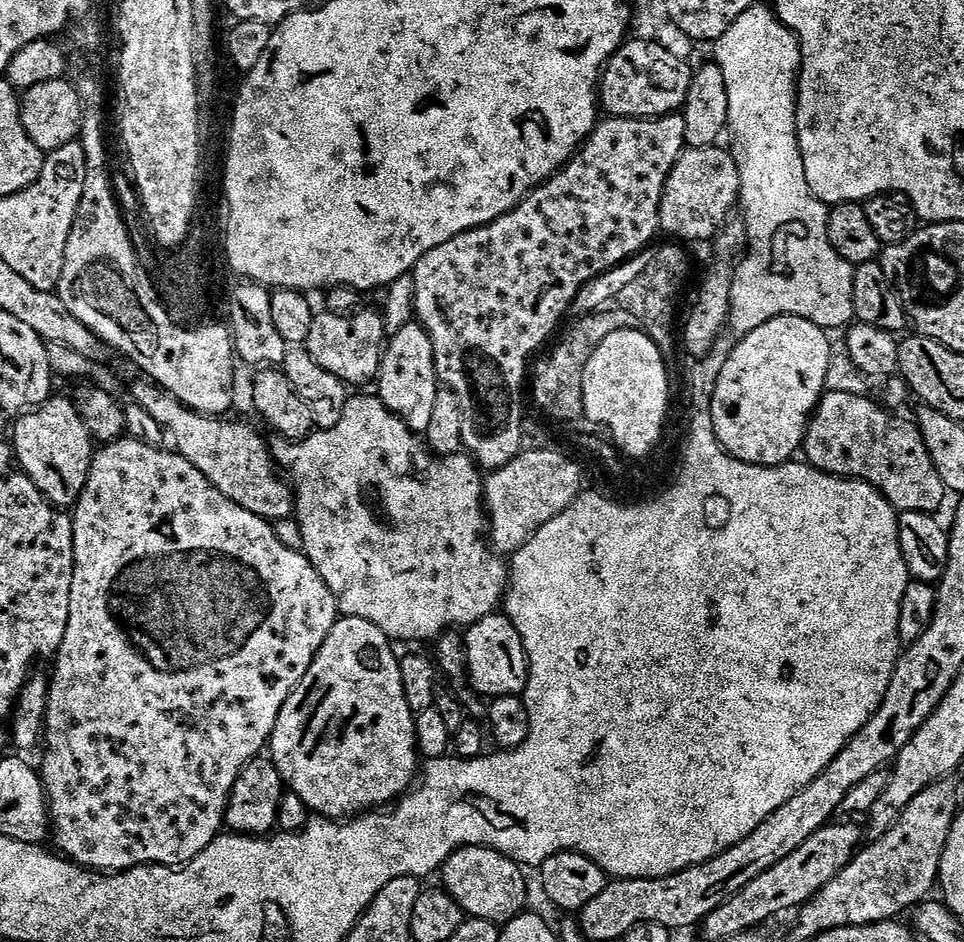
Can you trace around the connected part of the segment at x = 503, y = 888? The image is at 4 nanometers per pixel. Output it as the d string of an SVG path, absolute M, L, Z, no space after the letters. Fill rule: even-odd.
M468 844L454 850L440 868L439 883L445 892L458 902L465 917L473 920L507 922L525 911L528 884L524 881L525 869L515 864L509 856L483 844Z

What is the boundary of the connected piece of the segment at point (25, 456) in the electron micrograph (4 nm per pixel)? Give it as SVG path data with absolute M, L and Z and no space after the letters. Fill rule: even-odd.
M52 394L17 420L20 421L17 424L15 421L10 432L10 443L19 471L32 479L51 504L61 510L71 509L86 486L94 455L94 441L76 408L75 399Z

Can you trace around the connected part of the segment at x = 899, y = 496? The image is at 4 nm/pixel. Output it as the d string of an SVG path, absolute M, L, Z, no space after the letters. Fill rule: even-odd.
M825 391L804 429L803 459L819 472L866 482L882 493L897 513L939 513L946 489L919 427L877 404L856 392Z

